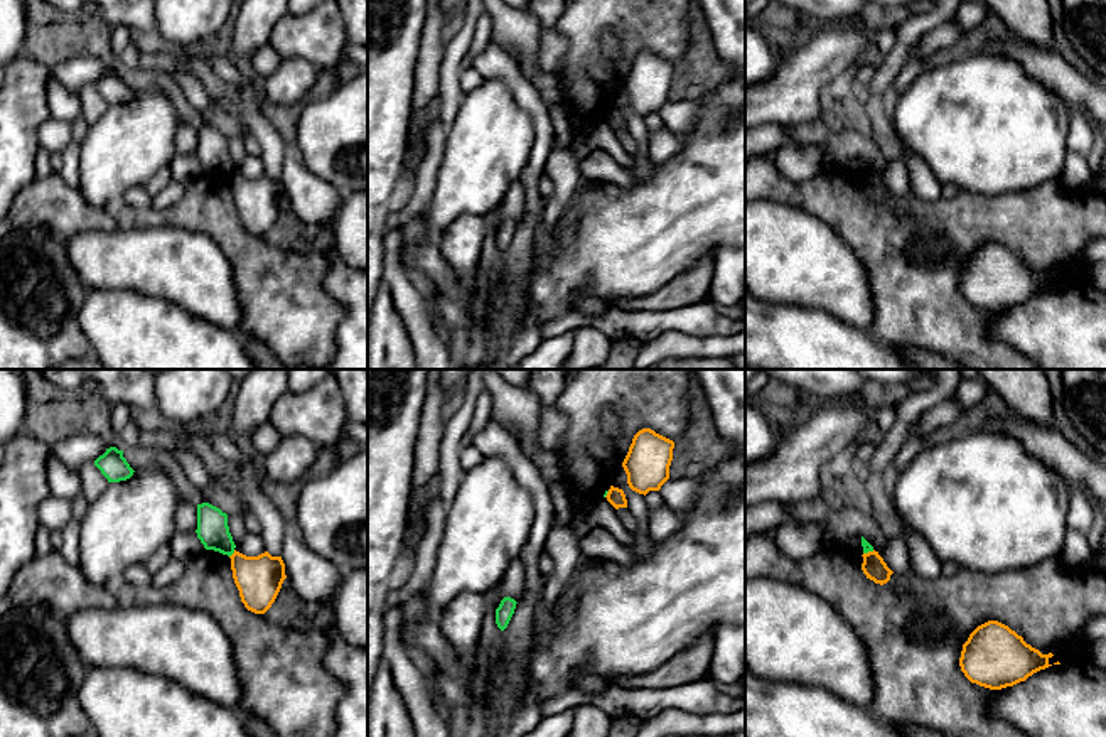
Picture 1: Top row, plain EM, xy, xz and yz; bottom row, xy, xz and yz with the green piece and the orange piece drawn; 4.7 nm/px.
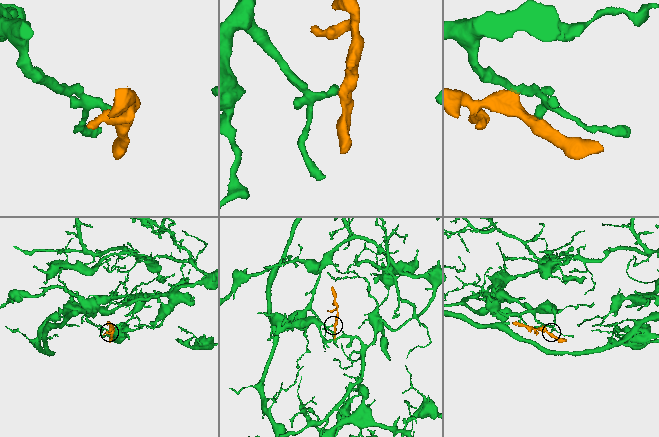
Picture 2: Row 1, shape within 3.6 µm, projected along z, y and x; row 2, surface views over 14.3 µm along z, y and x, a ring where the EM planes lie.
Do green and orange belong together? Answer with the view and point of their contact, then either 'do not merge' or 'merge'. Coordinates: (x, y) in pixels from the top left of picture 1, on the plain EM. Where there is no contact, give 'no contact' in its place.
contact xy (233, 174); do not merge

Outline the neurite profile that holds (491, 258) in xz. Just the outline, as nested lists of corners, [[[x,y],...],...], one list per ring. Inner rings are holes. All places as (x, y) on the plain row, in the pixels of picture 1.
[[[489,229],[484,238],[481,251],[481,266],[486,275],[486,287],[492,290],[499,283],[504,270],[504,255],[496,246],[494,229]]]

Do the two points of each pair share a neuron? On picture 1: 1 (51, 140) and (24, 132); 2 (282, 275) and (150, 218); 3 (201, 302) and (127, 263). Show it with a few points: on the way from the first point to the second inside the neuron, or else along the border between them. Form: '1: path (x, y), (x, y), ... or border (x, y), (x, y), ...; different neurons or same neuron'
1: border (51, 117), (39, 127), (39, 147); different neurons
2: path (250, 255), (213, 218), (182, 218); same neuron
3: path (182, 284), (162, 263), (145, 263); same neuron

